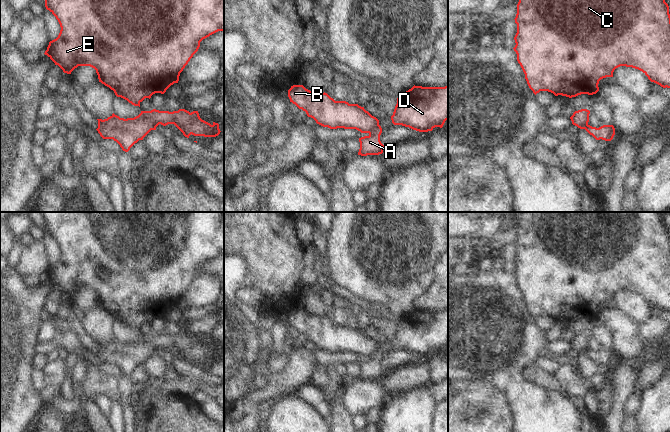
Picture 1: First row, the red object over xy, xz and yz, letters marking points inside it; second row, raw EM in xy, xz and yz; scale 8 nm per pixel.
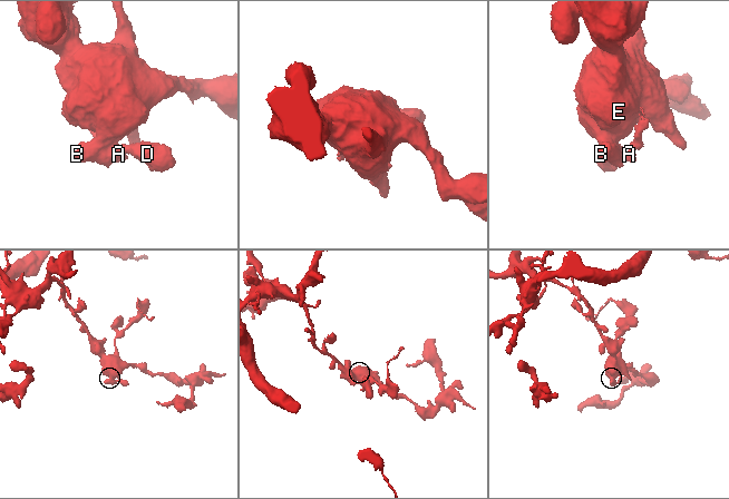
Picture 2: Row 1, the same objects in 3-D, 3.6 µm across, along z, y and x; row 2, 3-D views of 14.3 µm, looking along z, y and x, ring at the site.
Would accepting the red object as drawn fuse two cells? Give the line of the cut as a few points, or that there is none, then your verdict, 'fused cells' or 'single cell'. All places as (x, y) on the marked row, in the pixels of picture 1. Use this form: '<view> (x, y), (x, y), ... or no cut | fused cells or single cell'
xz (378, 124), (367, 132) | fused cells

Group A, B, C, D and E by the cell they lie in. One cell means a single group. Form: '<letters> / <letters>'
A / B C D E

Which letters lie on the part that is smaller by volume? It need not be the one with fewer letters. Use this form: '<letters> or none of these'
A.

